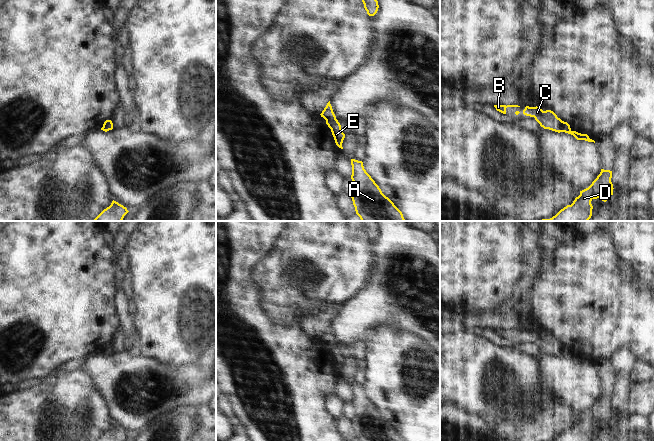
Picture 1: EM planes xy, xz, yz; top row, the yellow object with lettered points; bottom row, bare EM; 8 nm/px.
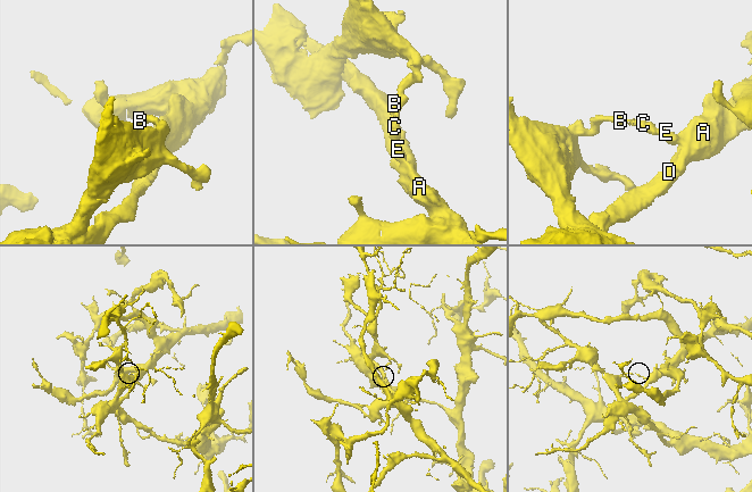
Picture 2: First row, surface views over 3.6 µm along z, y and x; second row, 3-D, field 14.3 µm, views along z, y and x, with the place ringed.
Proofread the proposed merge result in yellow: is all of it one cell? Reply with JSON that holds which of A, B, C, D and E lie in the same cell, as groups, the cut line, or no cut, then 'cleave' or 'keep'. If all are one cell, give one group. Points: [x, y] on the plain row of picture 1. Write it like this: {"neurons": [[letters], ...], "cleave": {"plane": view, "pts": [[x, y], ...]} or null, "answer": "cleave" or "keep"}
{"neurons": [["A", "D", "E"], ["B", "C"]], "cleave": {"plane": "yz", "pts": [[561, 345], [563, 355]]}, "answer": "cleave"}

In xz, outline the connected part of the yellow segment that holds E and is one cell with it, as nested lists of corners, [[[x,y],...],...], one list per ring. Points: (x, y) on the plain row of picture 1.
[[[326,343],[326,348],[331,353],[336,369],[343,373],[342,367],[345,362],[345,358],[341,355],[341,349],[337,343]]]

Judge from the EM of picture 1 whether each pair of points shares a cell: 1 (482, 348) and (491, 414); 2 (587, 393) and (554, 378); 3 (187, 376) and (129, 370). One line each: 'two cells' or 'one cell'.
1: one cell
2: one cell
3: one cell

